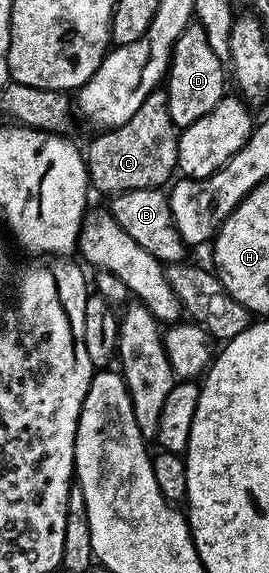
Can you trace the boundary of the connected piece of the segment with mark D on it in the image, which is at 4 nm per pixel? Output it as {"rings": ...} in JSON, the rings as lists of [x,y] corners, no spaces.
{"rings":[[[192,20],[173,48],[165,79],[169,116],[176,128],[193,124],[193,120],[201,120],[205,112],[213,112],[215,105],[225,97],[223,74],[225,78],[224,59],[219,58],[213,48],[209,48],[203,25],[197,20]]]}

